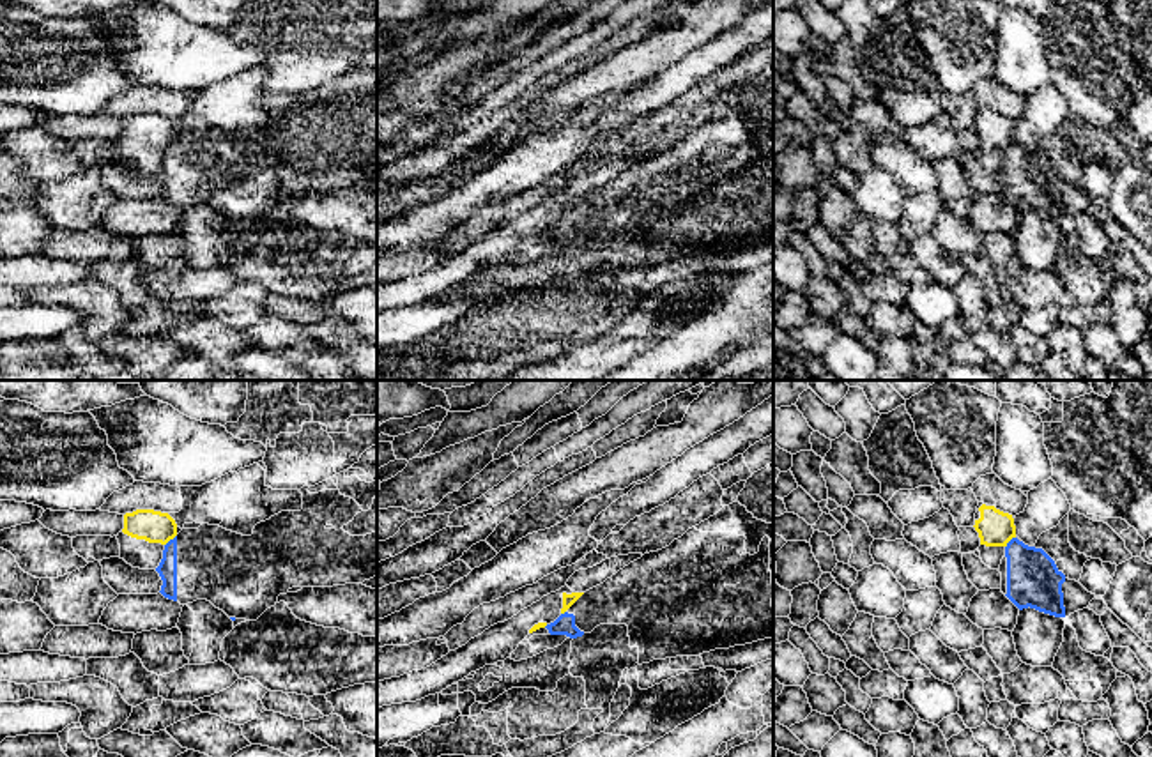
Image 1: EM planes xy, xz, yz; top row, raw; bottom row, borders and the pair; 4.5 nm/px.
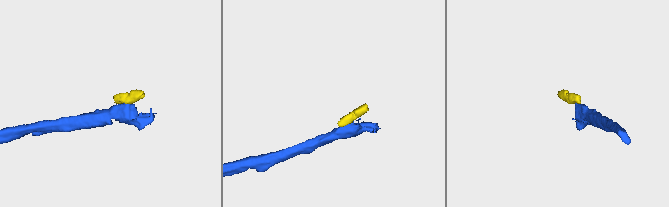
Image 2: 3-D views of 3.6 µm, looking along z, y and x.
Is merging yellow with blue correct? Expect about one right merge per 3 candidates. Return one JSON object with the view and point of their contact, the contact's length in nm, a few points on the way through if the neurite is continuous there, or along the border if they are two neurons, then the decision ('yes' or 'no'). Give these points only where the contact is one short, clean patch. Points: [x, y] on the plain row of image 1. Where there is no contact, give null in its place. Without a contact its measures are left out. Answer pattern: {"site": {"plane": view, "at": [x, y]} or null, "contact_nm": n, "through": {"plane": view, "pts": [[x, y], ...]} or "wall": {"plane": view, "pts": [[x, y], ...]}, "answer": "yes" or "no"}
{"site": {"plane": "xy", "at": [170, 142]}, "contact_nm": 80, "wall": {"plane": "xy", "pts": [[176, 138], [165, 149]]}, "answer": "no"}

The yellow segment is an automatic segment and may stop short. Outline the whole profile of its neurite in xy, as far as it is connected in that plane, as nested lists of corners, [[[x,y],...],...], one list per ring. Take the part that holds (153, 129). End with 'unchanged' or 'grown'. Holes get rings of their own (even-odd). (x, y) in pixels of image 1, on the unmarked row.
[[[136,113],[124,119],[124,133],[117,143],[120,163],[133,172],[156,173],[165,149],[177,140],[177,127],[168,117]]]; grown

